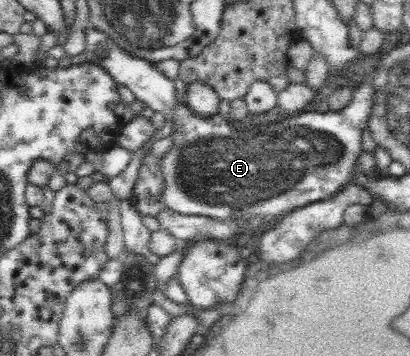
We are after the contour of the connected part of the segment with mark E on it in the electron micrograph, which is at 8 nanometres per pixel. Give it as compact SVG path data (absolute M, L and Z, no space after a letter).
M91 27L86 28L86 37L85 45L86 49L84 51L86 56L86 61L100 64L104 69L116 80L116 83L120 85L125 85L134 93L137 99L140 99L142 103L145 103L150 109L154 112L159 111L164 116L172 115L174 121L172 136L172 146L164 154L162 158L162 175L164 175L164 185L163 191L161 192L161 201L163 205L170 209L171 211L176 211L176 213L181 215L200 215L205 217L210 217L212 220L217 220L220 222L230 222L230 221L239 221L243 223L248 222L251 218L260 218L262 217L263 224L266 224L267 227L272 227L277 225L283 218L286 218L293 210L305 207L313 202L330 200L333 199L338 192L342 192L347 189L347 186L350 182L350 175L354 171L354 167L357 165L358 157L363 153L361 149L361 139L362 131L368 126L368 118L372 114L372 85L366 85L362 83L358 86L357 90L354 90L354 95L352 95L352 101L341 109L340 111L328 111L328 112L302 112L296 113L295 115L284 115L282 121L276 121L276 123L270 123L266 125L264 129L260 129L258 133L248 133L248 131L240 131L238 127L246 127L246 125L237 125L232 122L229 117L221 115L220 112L208 117L200 116L200 114L194 112L187 102L182 102L178 95L176 95L176 87L174 86L174 80L171 80L169 77L166 77L156 64L148 61L146 58L135 58L126 50L122 49L107 33L98 31L98 29L92 29Z

